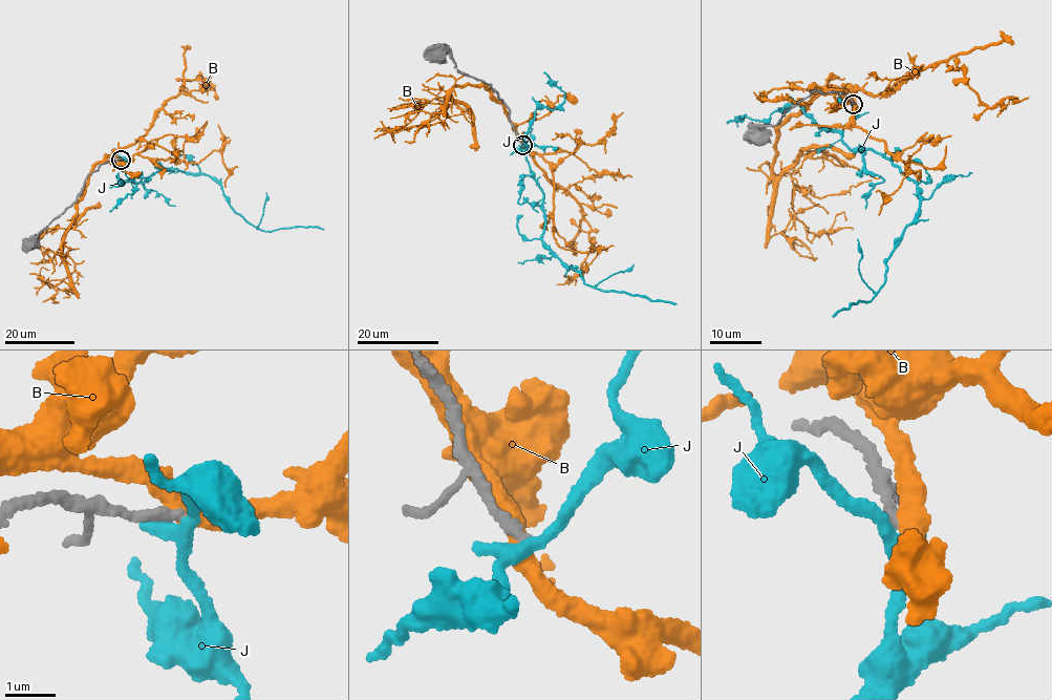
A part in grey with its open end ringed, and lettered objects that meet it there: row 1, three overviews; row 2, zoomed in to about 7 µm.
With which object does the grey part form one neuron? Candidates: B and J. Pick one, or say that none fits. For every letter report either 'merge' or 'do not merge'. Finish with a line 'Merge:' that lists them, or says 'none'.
B: do not merge
J: do not merge
Merge: none

